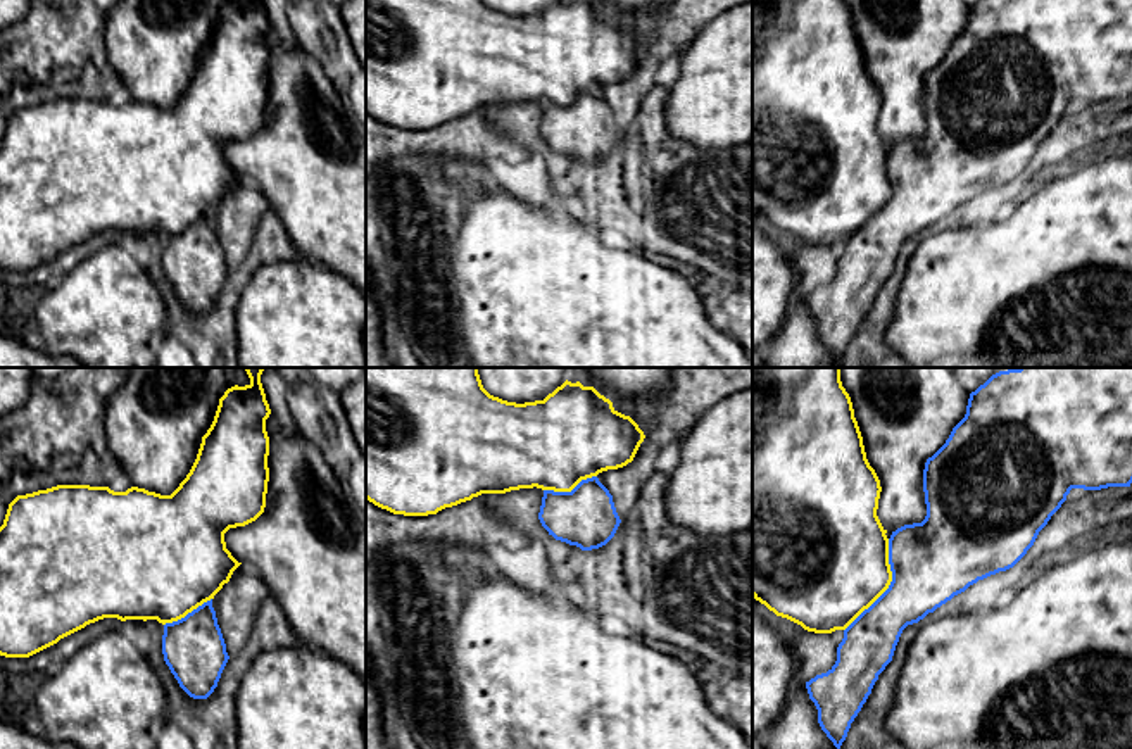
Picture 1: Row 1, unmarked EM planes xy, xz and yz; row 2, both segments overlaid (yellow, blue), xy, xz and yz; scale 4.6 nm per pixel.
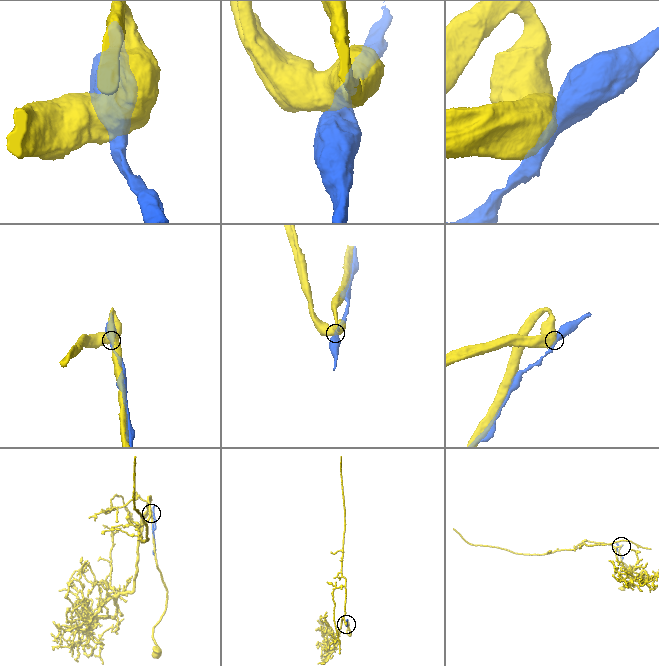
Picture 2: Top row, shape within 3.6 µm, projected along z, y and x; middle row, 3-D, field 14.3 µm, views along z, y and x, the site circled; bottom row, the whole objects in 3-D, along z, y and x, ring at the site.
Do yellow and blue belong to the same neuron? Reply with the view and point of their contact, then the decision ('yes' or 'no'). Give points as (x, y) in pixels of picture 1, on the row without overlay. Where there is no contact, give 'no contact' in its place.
meets yellow in yz at (889, 197); no

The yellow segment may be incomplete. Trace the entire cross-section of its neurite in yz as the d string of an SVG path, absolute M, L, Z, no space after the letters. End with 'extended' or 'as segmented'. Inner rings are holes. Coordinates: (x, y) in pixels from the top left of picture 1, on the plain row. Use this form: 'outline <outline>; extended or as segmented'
outline M752 0L752 211L756 214L808 245L846 243L892 195L887 143L877 129L880 105L880 93L866 72L852 16L844 0Z; as segmented

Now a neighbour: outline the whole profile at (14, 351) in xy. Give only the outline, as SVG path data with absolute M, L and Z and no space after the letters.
M0 333L0 368L83 368L67 356L52 356L29 345L24 335Z

